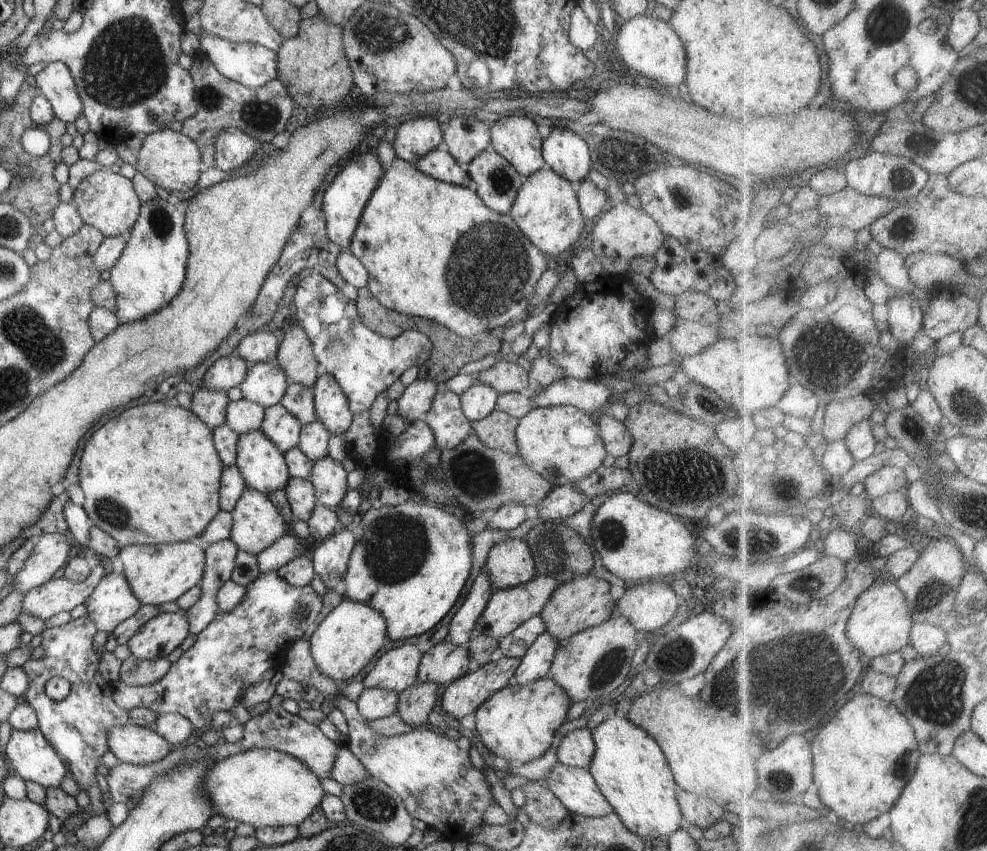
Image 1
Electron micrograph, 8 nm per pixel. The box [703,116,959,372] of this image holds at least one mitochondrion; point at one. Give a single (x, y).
(901, 180)

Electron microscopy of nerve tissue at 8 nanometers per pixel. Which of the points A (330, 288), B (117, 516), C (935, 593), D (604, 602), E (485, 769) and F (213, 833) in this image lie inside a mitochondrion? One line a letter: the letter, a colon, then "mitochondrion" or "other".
A: other
B: mitochondrion
C: mitochondrion
D: other
E: other
F: other

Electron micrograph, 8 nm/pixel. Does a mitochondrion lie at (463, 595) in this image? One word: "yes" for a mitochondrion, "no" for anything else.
no

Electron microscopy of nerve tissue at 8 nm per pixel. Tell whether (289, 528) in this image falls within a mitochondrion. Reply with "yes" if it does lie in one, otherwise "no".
no

